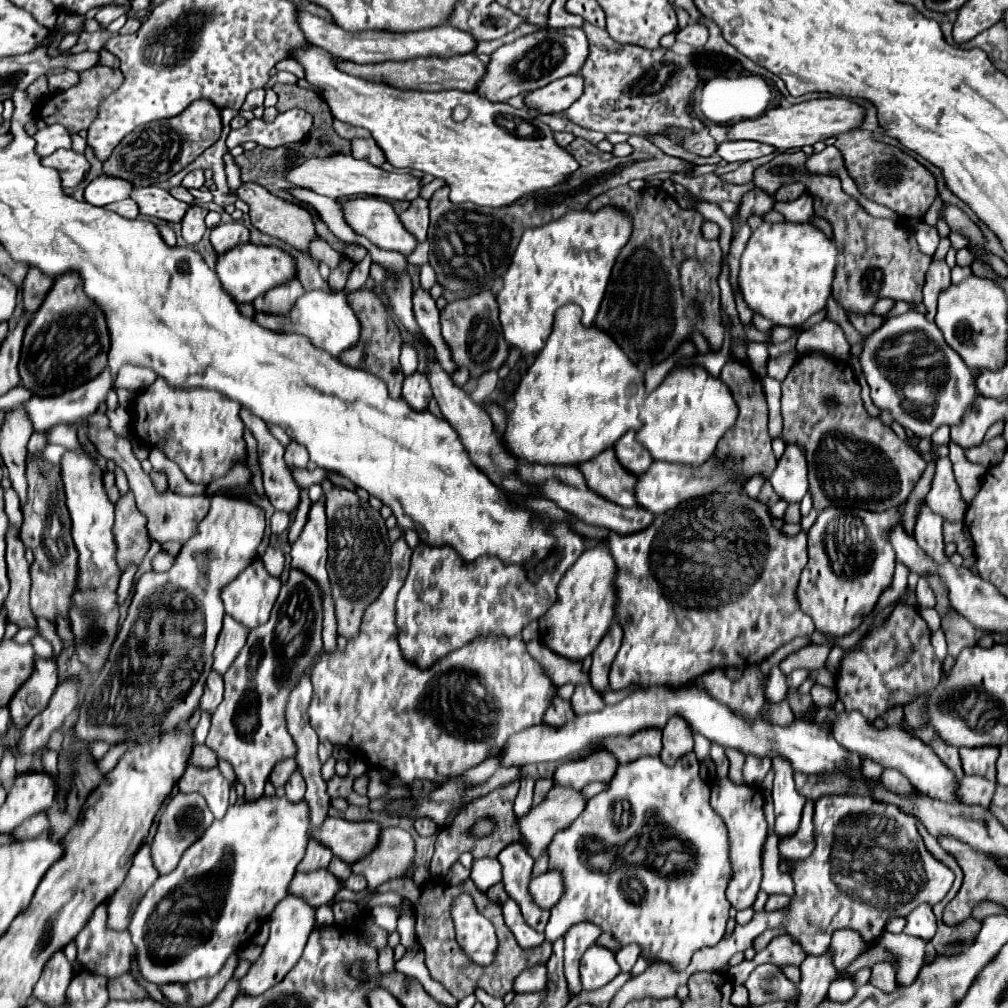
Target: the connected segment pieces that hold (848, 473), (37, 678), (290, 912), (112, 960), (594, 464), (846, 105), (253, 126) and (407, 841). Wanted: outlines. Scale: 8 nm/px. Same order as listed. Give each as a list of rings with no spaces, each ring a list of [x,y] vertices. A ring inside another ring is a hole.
[[[803,357],[801,361],[797,361],[783,381],[781,415],[783,441],[799,441],[799,445],[805,445],[807,449],[809,491],[813,493],[813,507],[817,511],[823,511],[827,507],[861,507],[877,511],[877,503],[903,503],[911,495],[913,487],[927,467],[923,457],[905,441],[901,441],[891,427],[883,425],[879,419],[871,417],[865,411],[865,405],[861,401],[861,385],[857,383],[847,363],[821,357]],[[821,393],[837,393],[837,397],[841,397],[841,405],[837,405],[837,409],[825,409],[825,405],[821,405]]]
[[[35,655],[35,667],[31,677],[17,689],[9,703],[11,721],[19,727],[27,727],[29,721],[47,707],[57,687],[57,681],[57,657],[43,659]]]
[[[289,893],[283,901],[279,901],[277,909],[273,909],[273,913],[269,915],[269,925],[271,925],[271,935],[267,945],[263,947],[263,953],[251,965],[249,973],[241,979],[241,991],[245,993],[253,993],[253,995],[265,993],[265,989],[281,981],[285,973],[289,973],[297,965],[307,945],[307,937],[315,925],[315,907],[311,907],[303,897]]]
[[[103,901],[95,909],[95,913],[89,919],[89,923],[85,925],[85,929],[75,937],[75,945],[77,945],[77,959],[81,961],[81,965],[91,973],[97,973],[97,975],[103,975],[109,979],[129,973],[131,965],[135,961],[135,955],[137,955],[129,933],[117,933],[107,927],[107,901]]]
[[[605,449],[605,453],[599,453],[585,461],[585,465],[579,465],[579,469],[587,479],[587,485],[601,497],[621,507],[639,507],[635,499],[637,477],[619,463],[613,449]]]
[[[827,97],[827,99],[809,99],[791,107],[773,107],[763,117],[741,121],[731,125],[727,139],[753,139],[775,149],[801,149],[805,145],[815,145],[829,137],[855,131],[865,121],[865,109],[845,97]]]
[[[289,109],[285,113],[279,113],[273,123],[265,123],[263,119],[251,119],[245,127],[229,133],[227,147],[233,149],[245,141],[257,141],[263,147],[295,143],[305,137],[305,133],[311,129],[311,123],[313,117],[303,109]]]
[[[389,827],[381,831],[381,841],[377,849],[353,863],[353,873],[365,875],[369,889],[377,889],[381,883],[403,877],[415,859],[415,841],[411,835],[399,827]]]

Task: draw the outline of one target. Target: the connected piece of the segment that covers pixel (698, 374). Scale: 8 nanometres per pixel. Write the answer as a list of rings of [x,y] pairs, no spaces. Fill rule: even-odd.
[[[677,365],[643,401],[643,427],[637,431],[637,441],[649,449],[655,461],[701,465],[715,453],[719,439],[735,419],[737,403],[721,379],[711,377],[699,365]]]

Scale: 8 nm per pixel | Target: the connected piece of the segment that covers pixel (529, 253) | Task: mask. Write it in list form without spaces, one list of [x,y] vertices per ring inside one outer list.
[[[607,205],[599,211],[569,211],[565,217],[537,227],[527,229],[519,241],[519,247],[513,255],[513,261],[505,273],[505,285],[497,295],[499,303],[499,319],[503,325],[505,339],[511,347],[519,347],[523,355],[535,355],[543,349],[554,321],[555,311],[567,303],[577,303],[583,309],[583,325],[589,327],[595,321],[597,309],[601,305],[601,297],[605,293],[605,285],[609,283],[609,273],[615,265],[617,253],[625,247],[633,231],[633,217],[619,207]]]

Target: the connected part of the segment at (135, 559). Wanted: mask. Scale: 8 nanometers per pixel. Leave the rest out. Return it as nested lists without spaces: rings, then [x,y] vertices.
[[[125,493],[117,501],[115,525],[115,559],[119,571],[125,571],[127,565],[141,565],[145,553],[151,547],[151,539],[147,535],[145,515],[139,513],[133,493]]]

